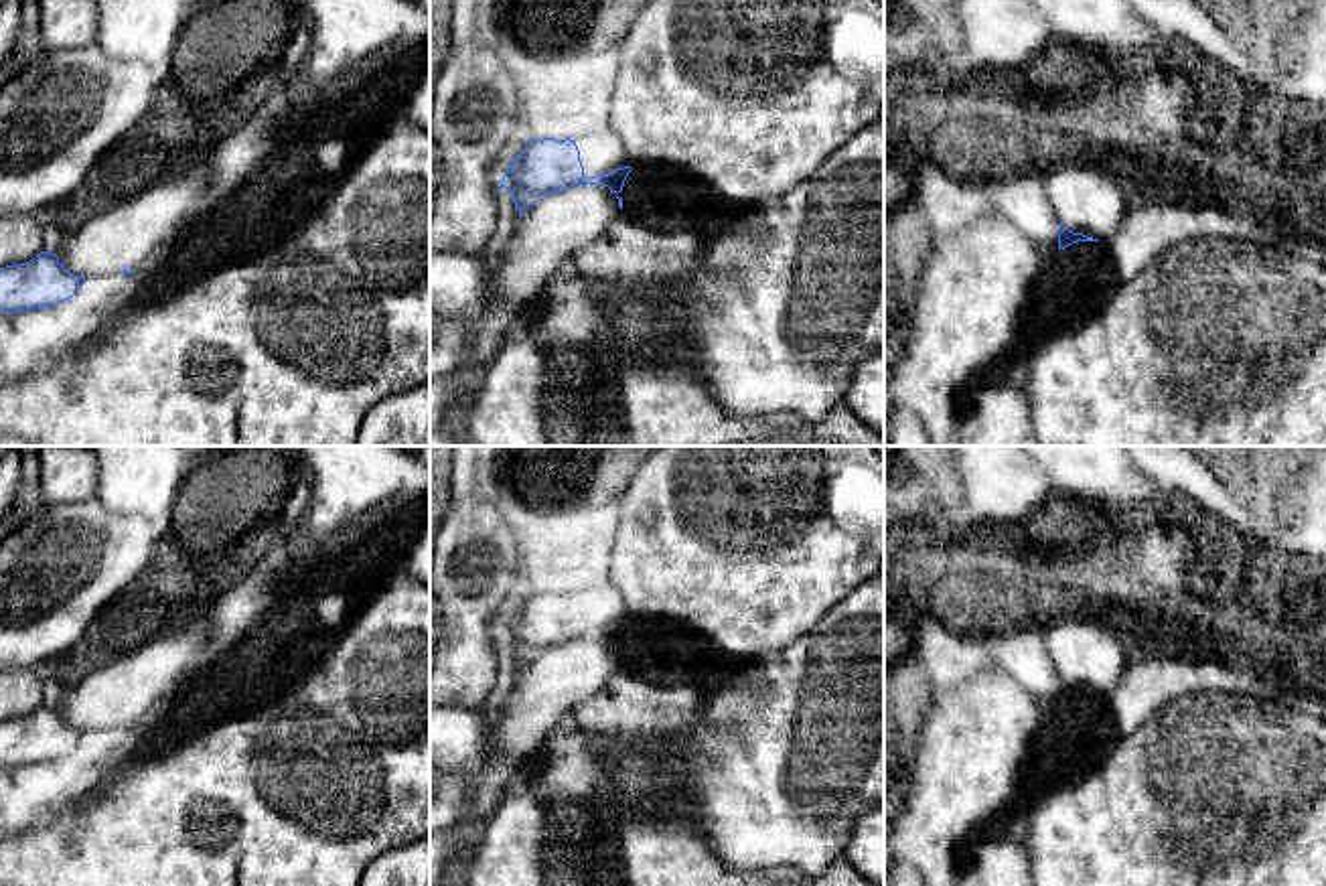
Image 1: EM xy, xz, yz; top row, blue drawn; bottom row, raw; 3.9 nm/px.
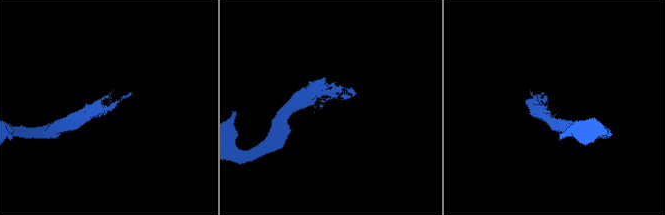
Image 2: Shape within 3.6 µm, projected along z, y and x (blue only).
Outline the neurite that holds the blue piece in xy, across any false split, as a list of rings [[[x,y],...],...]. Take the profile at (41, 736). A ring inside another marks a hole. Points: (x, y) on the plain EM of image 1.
[[[41,706],[26,718],[0,722],[0,766],[30,766],[75,750],[85,730],[73,730],[57,708]]]

